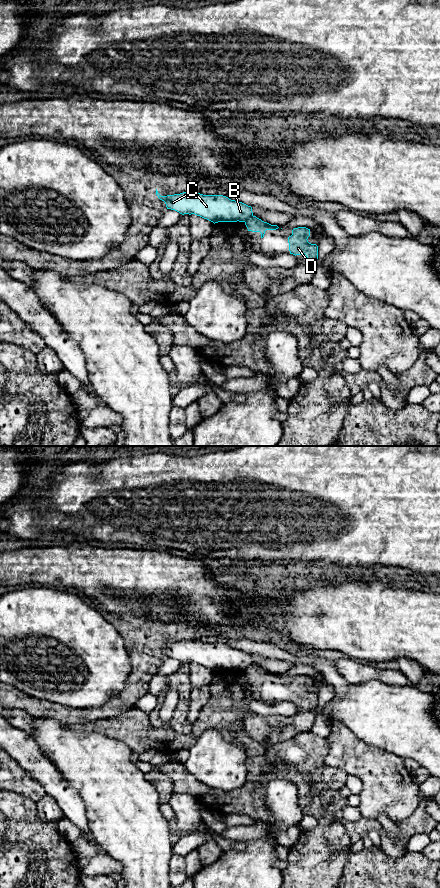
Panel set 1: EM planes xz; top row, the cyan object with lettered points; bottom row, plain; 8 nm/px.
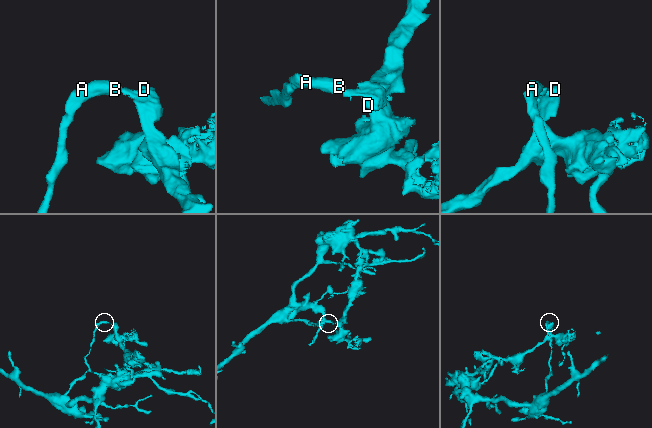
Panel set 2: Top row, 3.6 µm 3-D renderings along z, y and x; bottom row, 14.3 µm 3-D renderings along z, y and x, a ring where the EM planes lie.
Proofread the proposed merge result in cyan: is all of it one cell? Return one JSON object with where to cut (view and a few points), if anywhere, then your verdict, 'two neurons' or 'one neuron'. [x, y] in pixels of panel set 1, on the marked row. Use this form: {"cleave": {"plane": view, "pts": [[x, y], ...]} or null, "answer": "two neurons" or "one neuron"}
{"cleave": {"plane": "xz", "pts": [[252, 215], [245, 222]]}, "answer": "two neurons"}

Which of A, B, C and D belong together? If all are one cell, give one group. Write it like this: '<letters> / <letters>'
A B C / D

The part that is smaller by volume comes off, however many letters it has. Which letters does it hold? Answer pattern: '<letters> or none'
D

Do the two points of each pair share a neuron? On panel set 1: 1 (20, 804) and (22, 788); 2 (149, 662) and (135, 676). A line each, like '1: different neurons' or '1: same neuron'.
1: different neurons
2: same neuron

